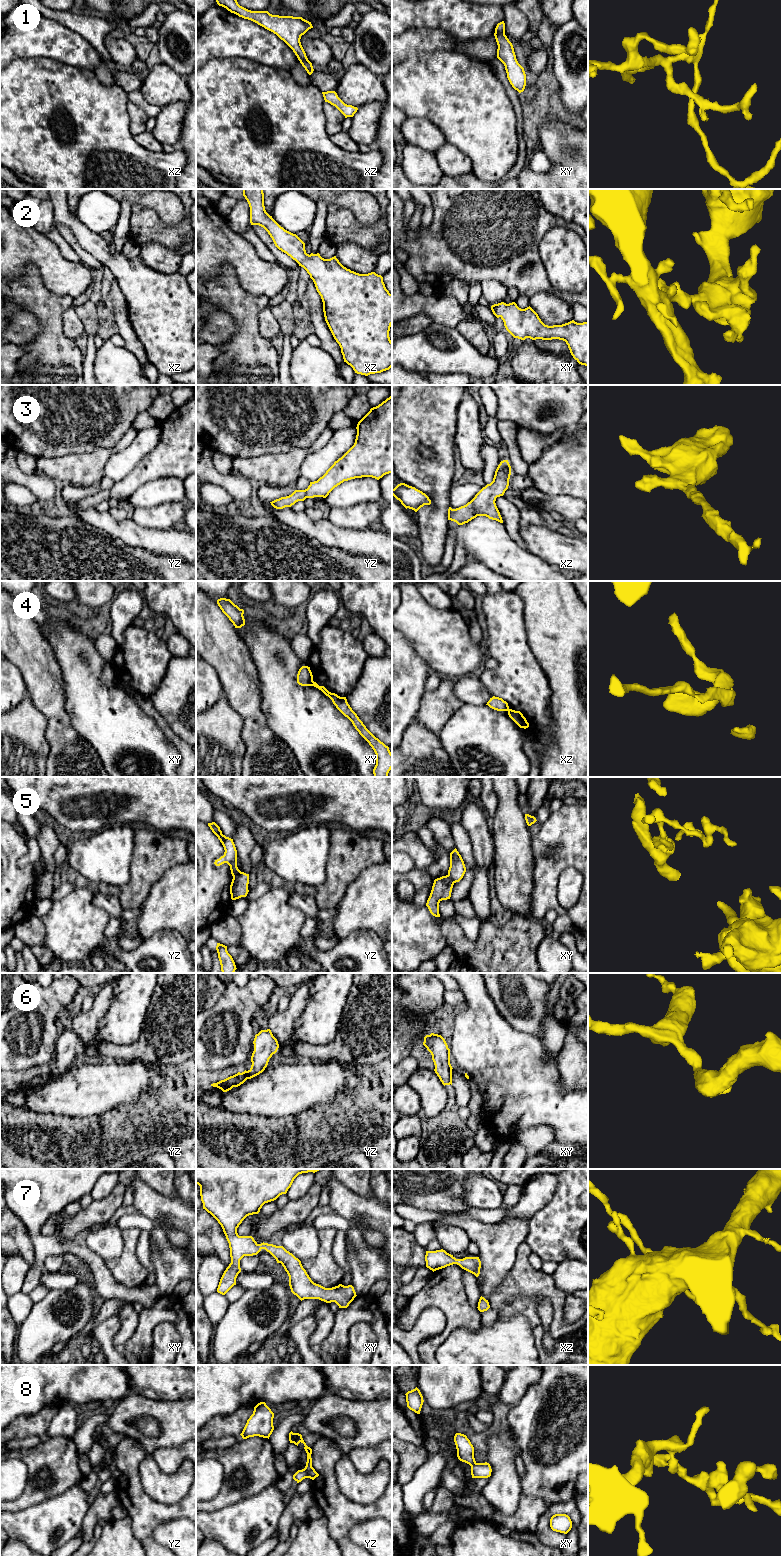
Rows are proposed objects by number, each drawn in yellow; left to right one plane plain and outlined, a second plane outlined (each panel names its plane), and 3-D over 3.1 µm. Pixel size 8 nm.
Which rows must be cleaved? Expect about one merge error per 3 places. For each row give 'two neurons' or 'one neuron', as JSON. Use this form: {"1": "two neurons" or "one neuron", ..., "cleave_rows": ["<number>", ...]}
{"1": "two neurons", "2": "one neuron", "3": "one neuron", "4": "two neurons", "5": "two neurons", "6": "one neuron", "7": "one neuron", "8": "one neuron", "cleave_rows": ["1", "4", "5"]}

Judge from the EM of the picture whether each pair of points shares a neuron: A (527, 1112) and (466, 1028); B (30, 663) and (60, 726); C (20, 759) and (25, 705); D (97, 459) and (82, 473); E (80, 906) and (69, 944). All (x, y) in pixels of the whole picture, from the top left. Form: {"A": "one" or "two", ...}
{"A": "one", "B": "one", "C": "one", "D": "one", "E": "one"}

